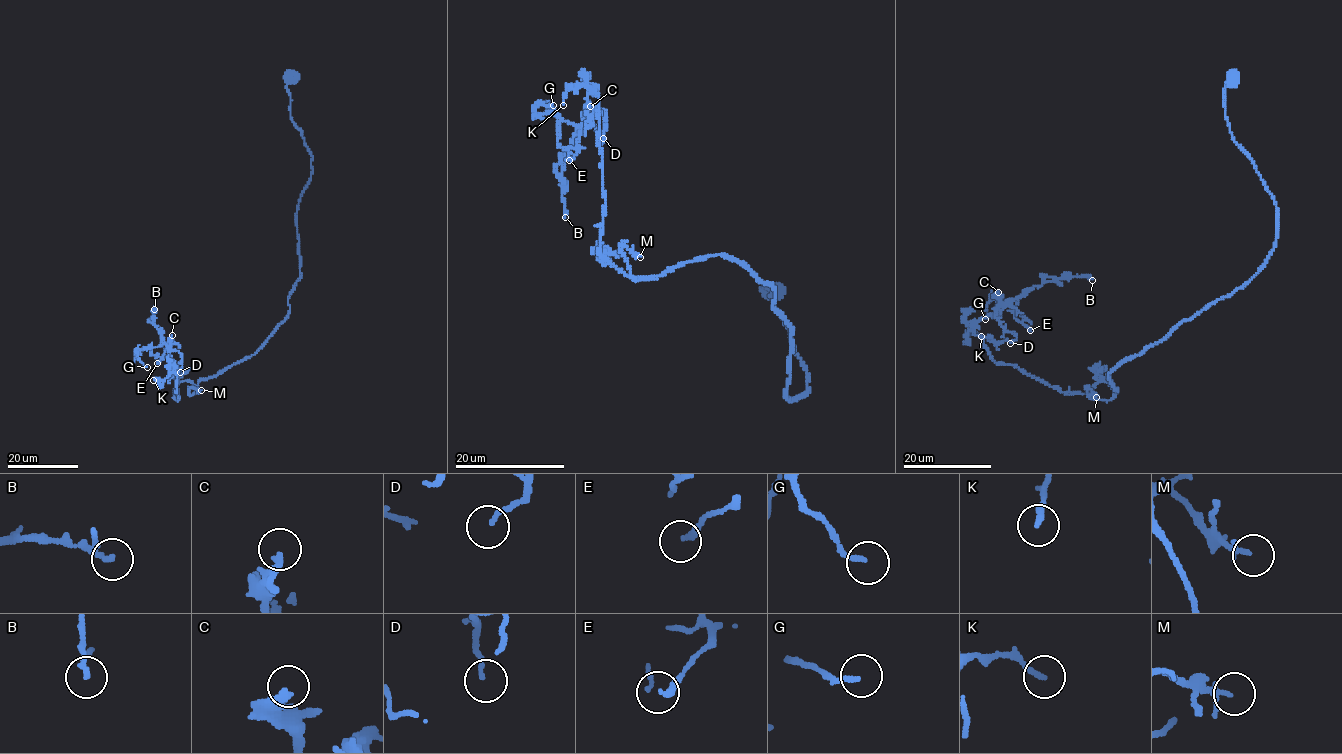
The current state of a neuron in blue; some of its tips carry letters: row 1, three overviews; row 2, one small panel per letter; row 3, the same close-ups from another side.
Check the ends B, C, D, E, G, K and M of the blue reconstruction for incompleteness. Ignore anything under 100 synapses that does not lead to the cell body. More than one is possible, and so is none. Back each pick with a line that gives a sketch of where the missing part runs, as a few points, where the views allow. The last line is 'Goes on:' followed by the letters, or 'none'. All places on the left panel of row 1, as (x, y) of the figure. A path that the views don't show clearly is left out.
Goes on: none

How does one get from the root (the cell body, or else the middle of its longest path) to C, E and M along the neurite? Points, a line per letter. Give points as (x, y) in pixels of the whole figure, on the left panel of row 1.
C: (291, 75), (290, 116), (312, 173), (289, 313), (253, 355), (197, 386), (180, 381), (177, 401), (172, 335)
E: (291, 75), (312, 173), (289, 313), (253, 355), (180, 381), (177, 401), (170, 342), (157, 363)
M: (291, 75), (290, 116), (312, 156), (296, 213), (300, 276), (275, 330), (189, 394), (201, 390)

